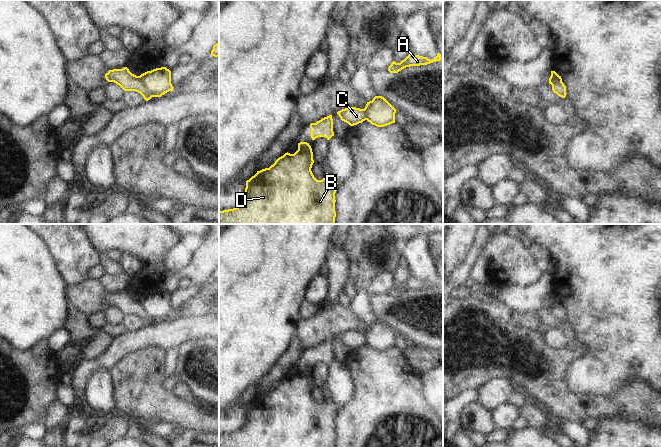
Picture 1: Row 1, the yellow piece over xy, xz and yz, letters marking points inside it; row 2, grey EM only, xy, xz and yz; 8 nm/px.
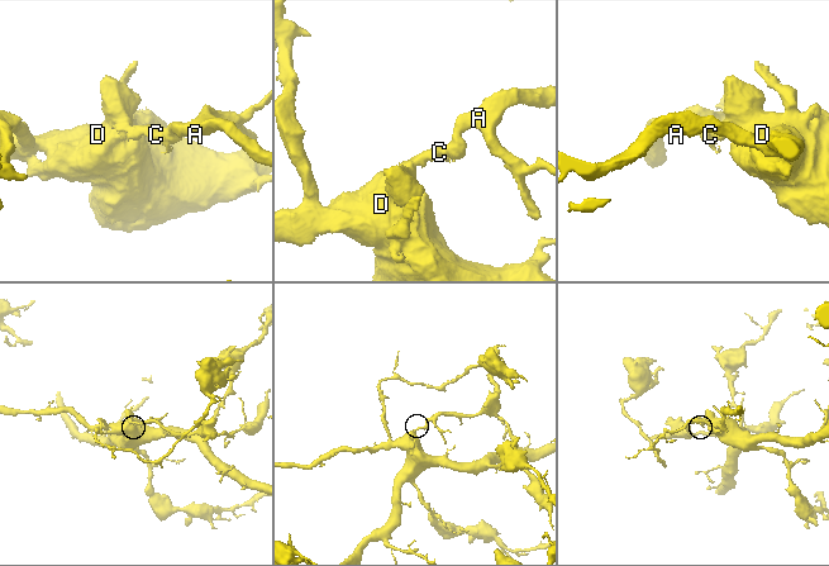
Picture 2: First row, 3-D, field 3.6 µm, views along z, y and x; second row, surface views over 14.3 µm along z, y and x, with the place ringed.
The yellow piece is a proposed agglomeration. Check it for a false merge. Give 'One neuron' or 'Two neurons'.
Two neurons

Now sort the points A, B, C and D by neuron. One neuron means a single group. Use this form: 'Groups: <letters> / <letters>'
Groups: A / B C D

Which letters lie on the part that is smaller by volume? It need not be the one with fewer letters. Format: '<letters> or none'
A

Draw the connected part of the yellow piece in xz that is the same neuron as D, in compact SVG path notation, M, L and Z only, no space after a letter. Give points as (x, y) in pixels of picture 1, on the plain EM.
M298 367L298 374L294 378L285 377L269 392L257 395L246 405L244 424L236 432L219 435L219 447L335 447L335 417L338 407L328 397L322 404L317 404L311 395L313 387L309 367Z

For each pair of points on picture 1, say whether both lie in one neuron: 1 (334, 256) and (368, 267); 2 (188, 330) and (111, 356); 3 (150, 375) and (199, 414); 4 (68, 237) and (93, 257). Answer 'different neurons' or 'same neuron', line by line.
1: different neurons
2: same neuron
3: same neuron
4: same neuron

